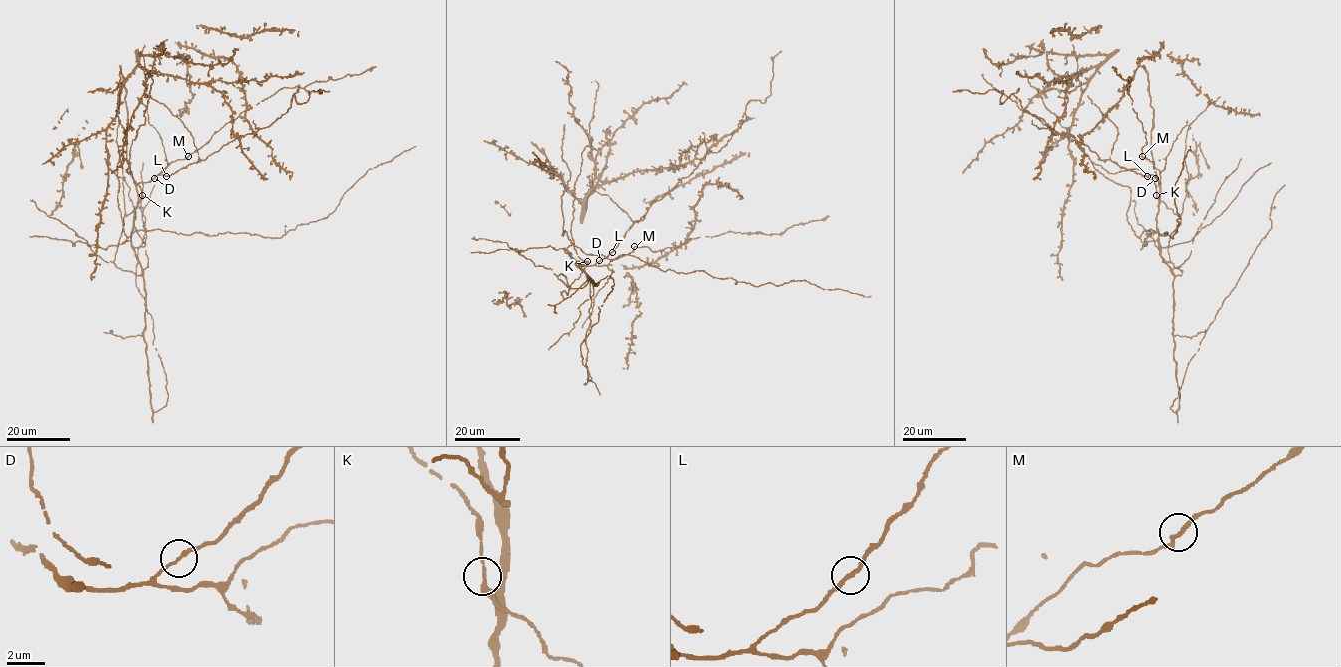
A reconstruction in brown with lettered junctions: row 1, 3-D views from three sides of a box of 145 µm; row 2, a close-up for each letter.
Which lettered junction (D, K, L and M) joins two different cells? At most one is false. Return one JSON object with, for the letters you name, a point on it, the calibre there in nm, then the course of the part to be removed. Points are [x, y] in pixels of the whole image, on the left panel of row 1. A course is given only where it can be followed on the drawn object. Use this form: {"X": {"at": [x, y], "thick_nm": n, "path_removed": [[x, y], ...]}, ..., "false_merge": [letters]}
{"false_merge": []}

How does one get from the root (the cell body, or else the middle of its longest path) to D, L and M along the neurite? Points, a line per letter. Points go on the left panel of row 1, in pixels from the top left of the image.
D: (142, 194), (140, 200), (137, 184), (154, 178)
L: (142, 194), (140, 200), (138, 183), (149, 182), (158, 175), (166, 176)
M: (142, 194), (140, 200), (138, 183), (149, 182), (172, 161), (187, 156)

